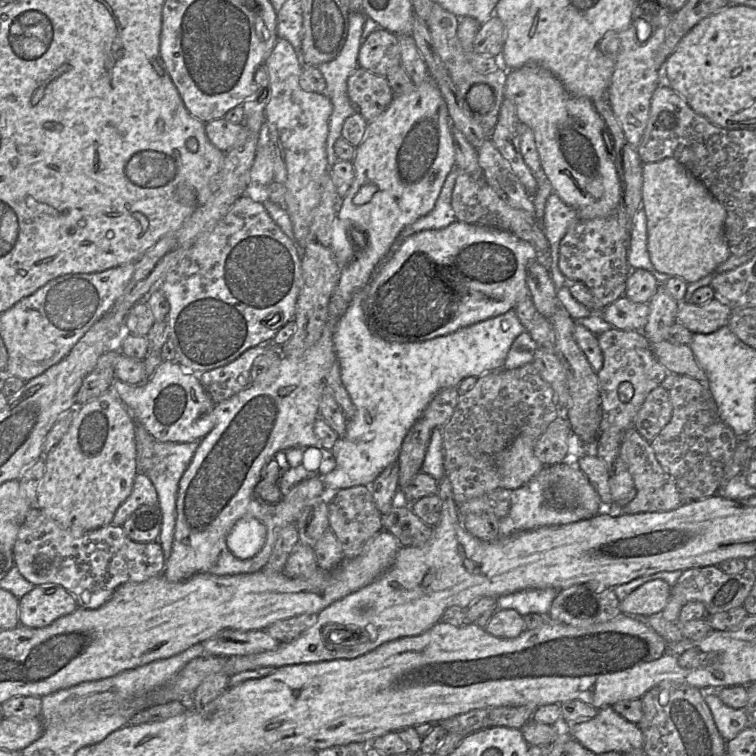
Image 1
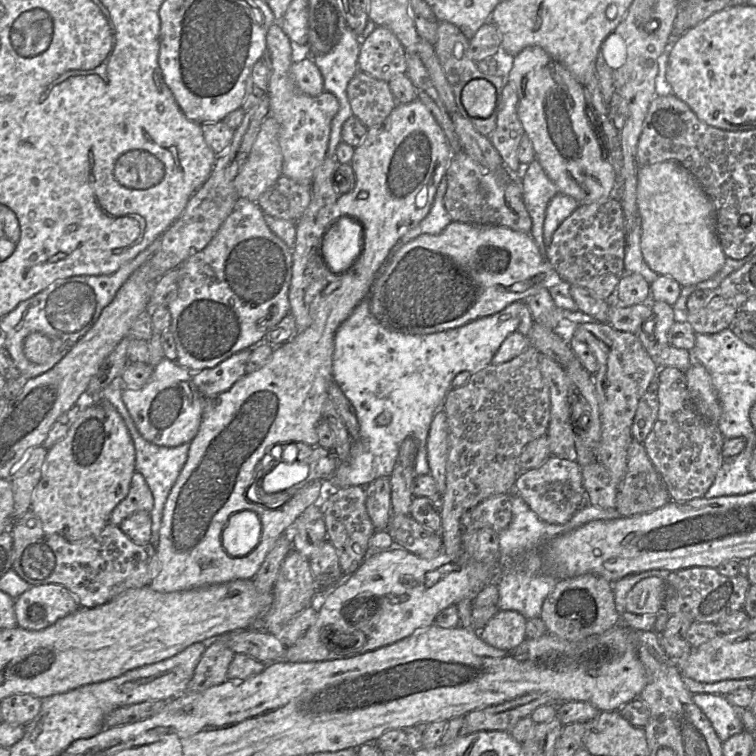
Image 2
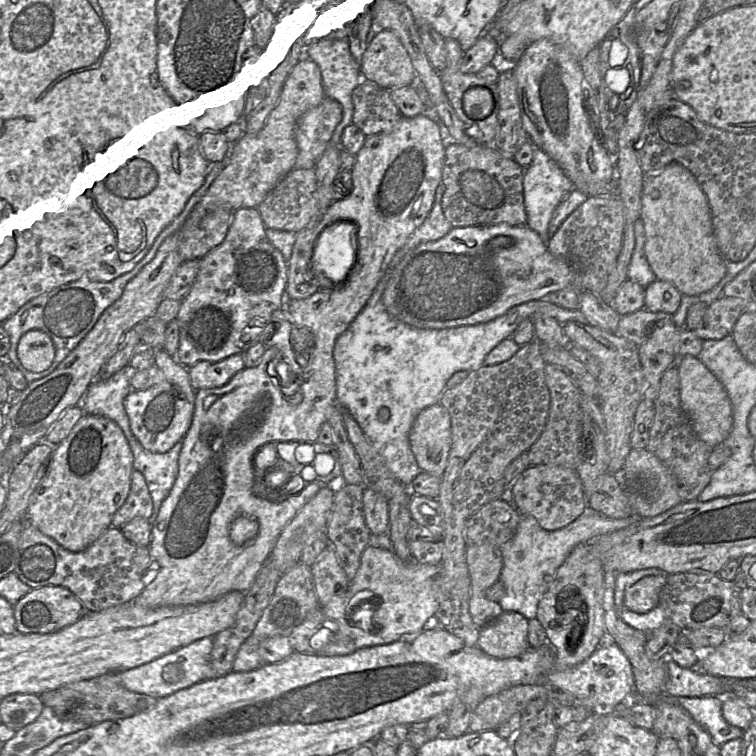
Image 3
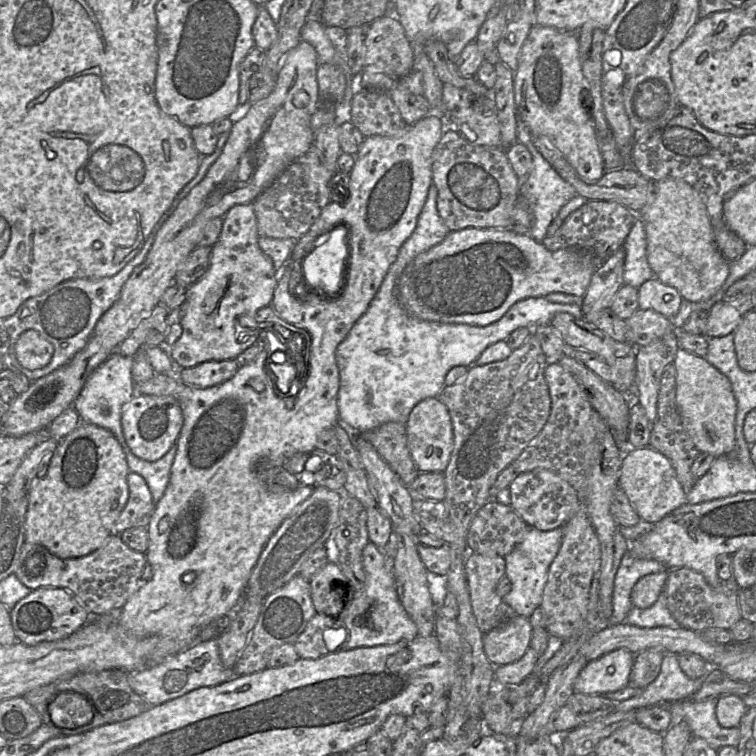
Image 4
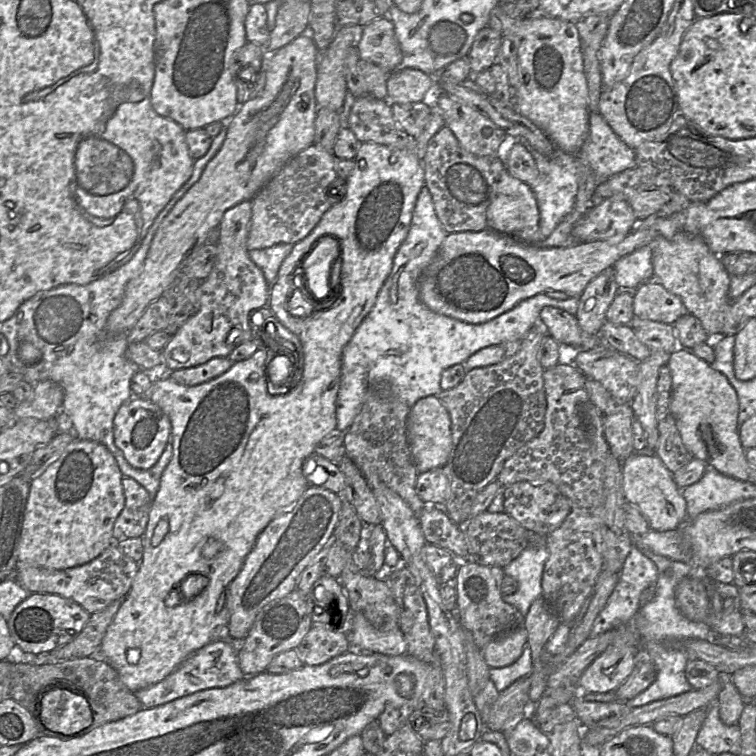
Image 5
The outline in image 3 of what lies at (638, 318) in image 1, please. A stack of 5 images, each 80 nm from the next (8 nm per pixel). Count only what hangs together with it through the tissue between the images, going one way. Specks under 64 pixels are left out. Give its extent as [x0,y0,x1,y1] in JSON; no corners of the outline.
[615,308,668,346]

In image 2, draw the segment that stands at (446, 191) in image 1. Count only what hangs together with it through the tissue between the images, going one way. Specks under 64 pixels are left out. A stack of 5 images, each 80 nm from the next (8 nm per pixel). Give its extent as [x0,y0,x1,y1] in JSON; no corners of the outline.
[396,175,452,249]

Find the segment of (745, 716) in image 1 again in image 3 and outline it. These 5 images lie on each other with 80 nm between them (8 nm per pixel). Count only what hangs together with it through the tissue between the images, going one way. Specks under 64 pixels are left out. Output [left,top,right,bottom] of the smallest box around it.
[659,691,744,746]

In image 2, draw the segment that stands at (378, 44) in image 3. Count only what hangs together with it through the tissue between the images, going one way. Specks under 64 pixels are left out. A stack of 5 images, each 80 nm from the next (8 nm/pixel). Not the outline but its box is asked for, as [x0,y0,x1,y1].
[358,26,406,83]

